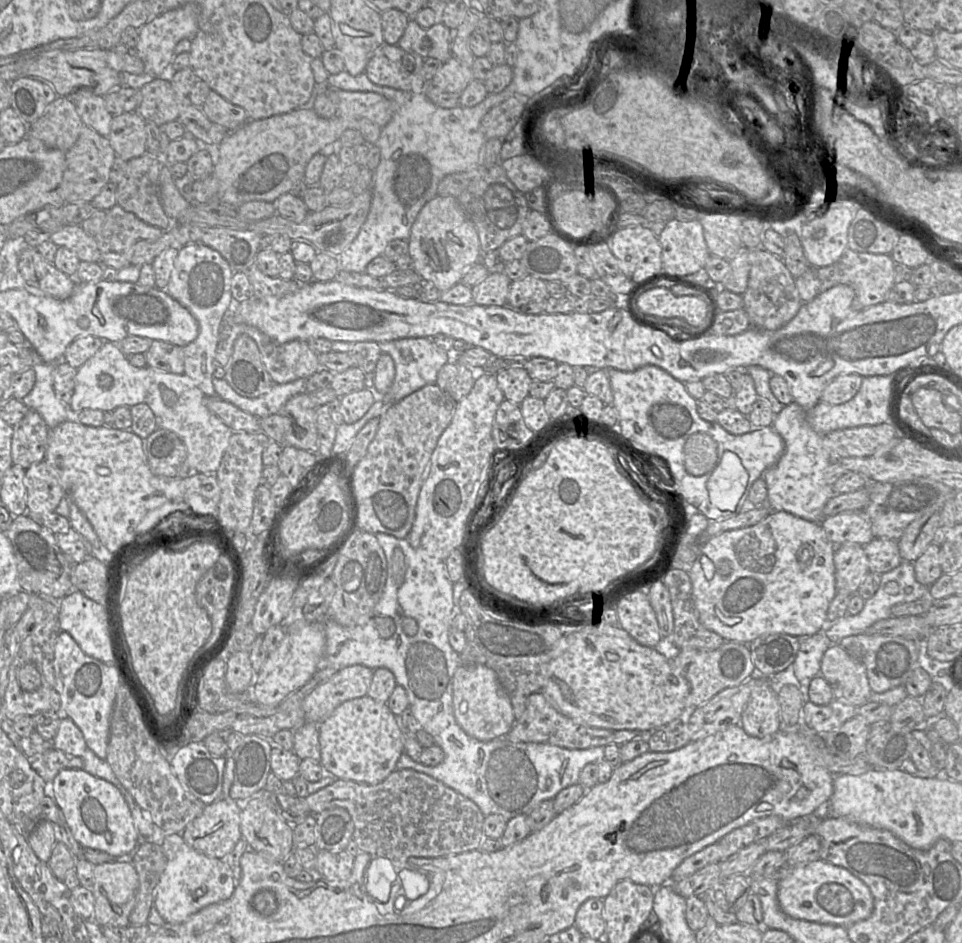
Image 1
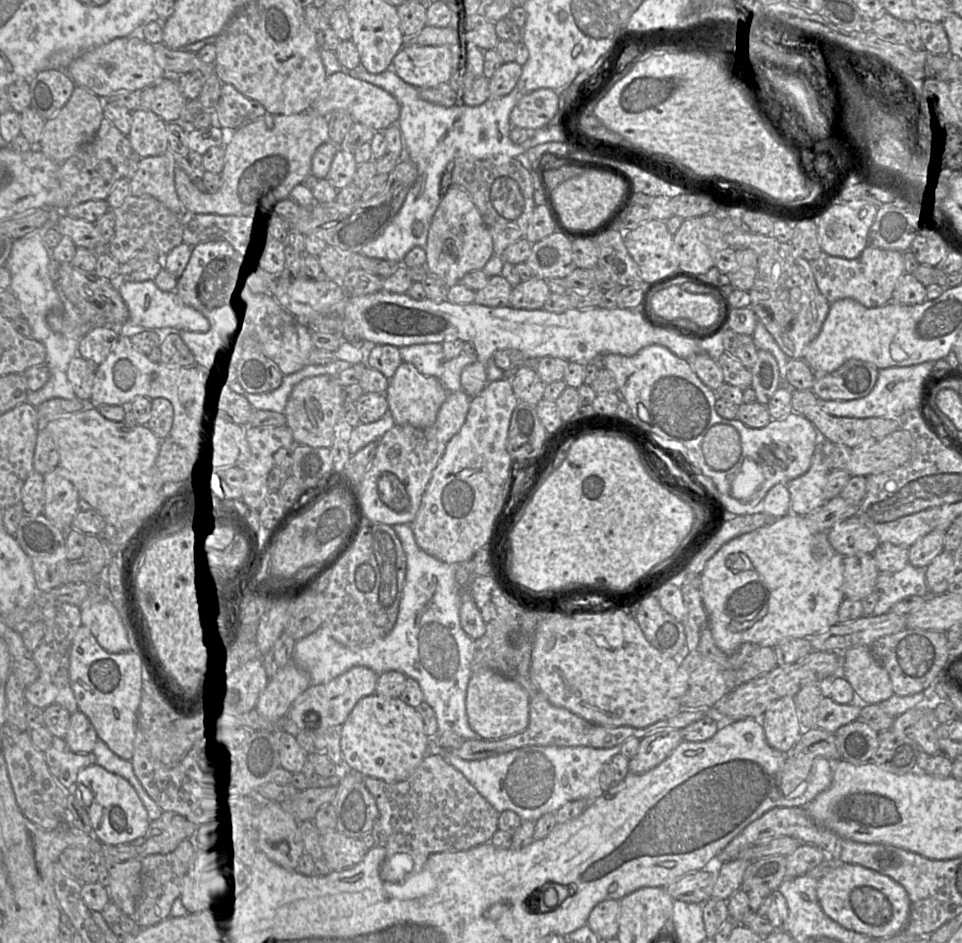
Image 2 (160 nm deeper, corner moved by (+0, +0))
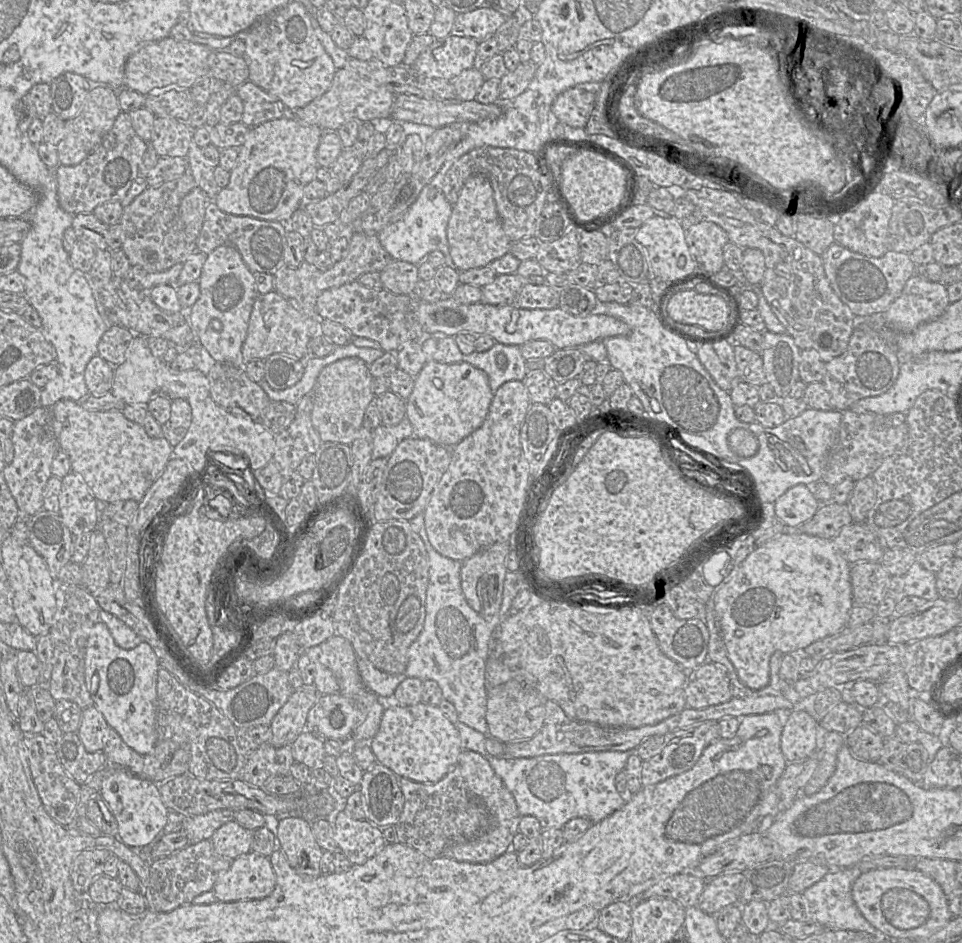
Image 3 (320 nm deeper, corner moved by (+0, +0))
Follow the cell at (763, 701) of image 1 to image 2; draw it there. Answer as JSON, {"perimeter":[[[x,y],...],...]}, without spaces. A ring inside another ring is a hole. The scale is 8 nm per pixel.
{"perimeter":[[[792,697],[773,702],[759,720],[768,745],[785,754],[793,748],[802,734]]]}

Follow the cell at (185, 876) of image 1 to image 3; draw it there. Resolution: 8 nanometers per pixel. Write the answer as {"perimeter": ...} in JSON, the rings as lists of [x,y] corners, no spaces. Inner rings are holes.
{"perimeter":[[[251,850],[233,859],[212,891],[221,902],[261,899],[271,894],[275,883],[276,875],[269,857]]]}

